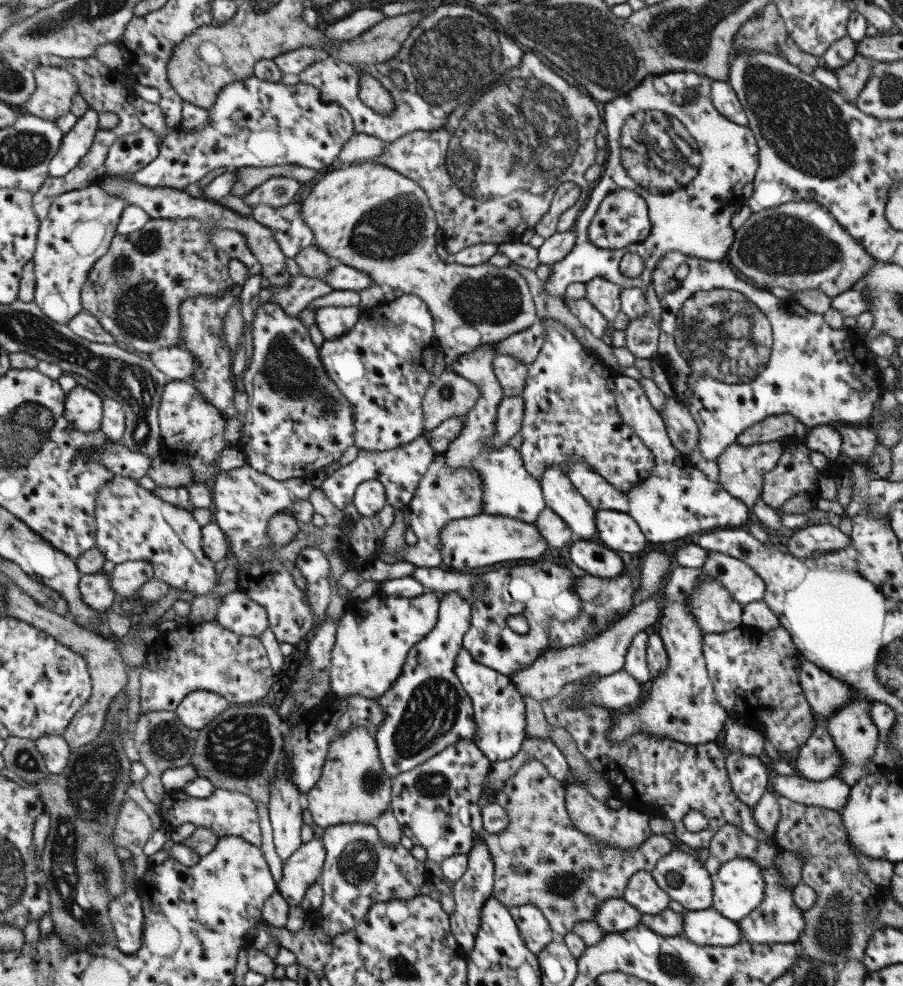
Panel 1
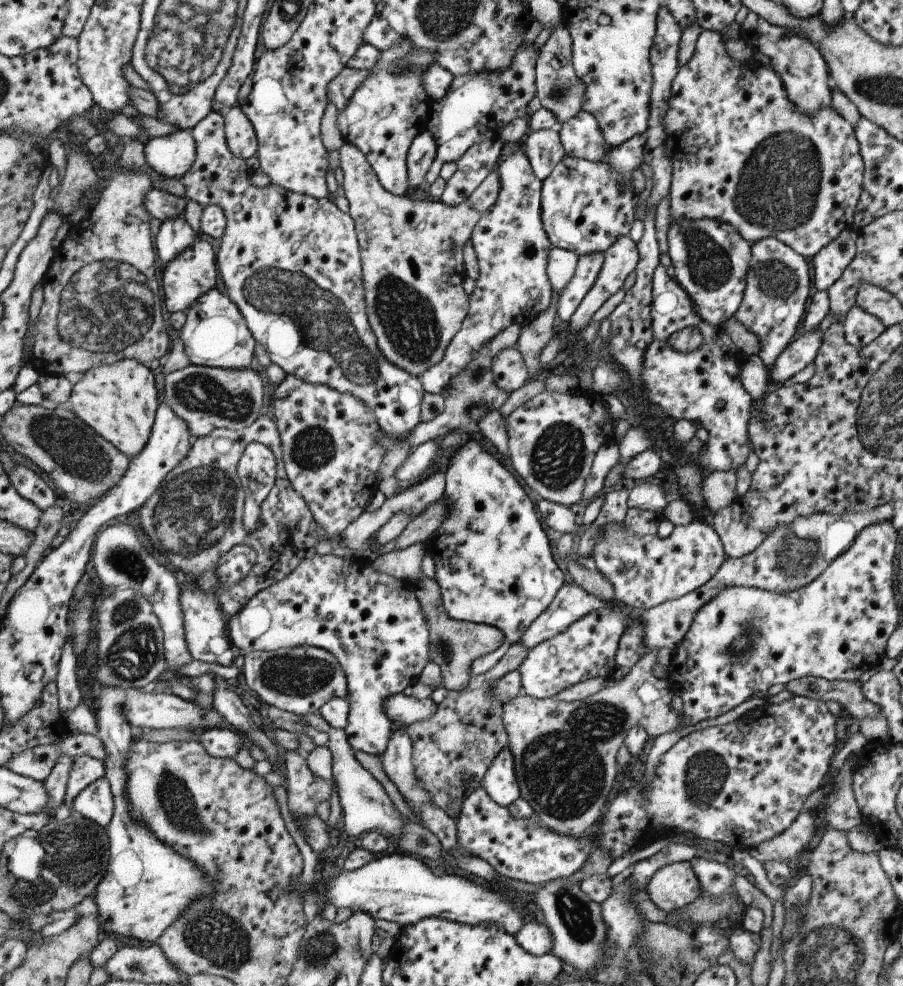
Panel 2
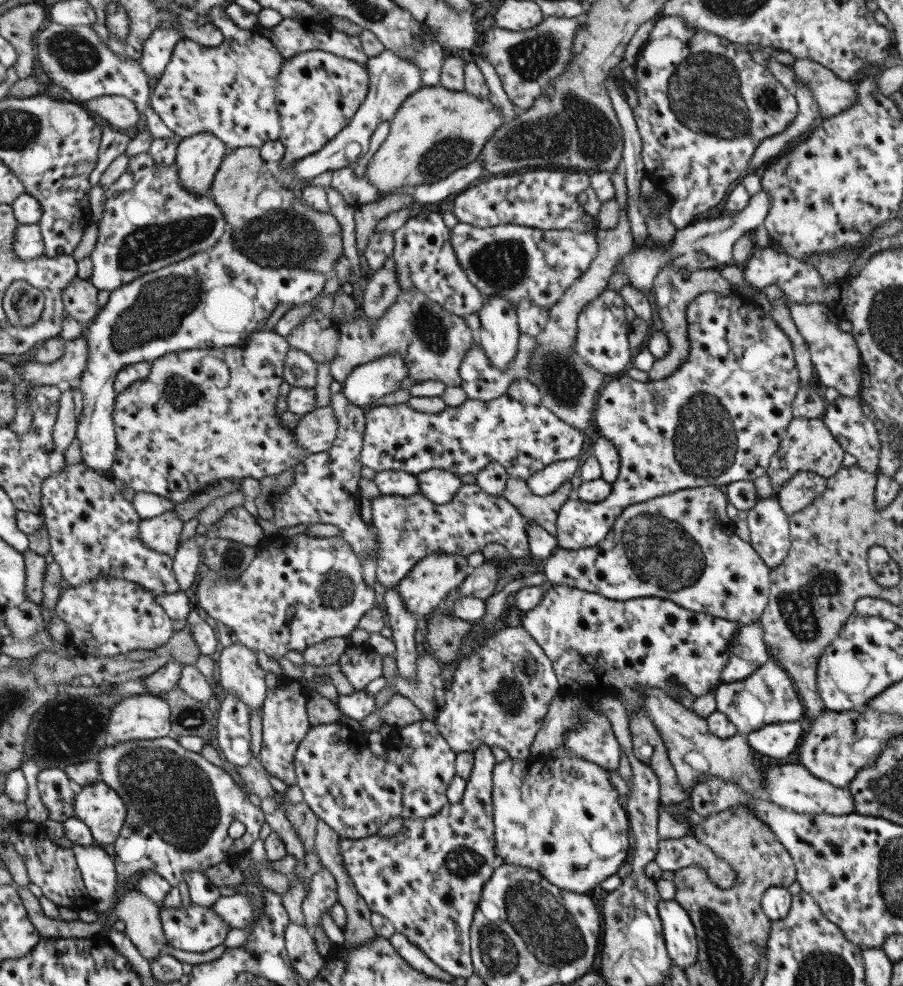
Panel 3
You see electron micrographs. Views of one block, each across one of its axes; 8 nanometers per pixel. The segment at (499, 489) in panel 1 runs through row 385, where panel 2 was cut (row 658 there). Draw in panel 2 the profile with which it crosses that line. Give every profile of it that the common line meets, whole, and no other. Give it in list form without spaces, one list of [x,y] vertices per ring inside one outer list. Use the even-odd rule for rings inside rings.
[[[464,438],[459,450],[451,458],[444,472],[443,500],[447,514],[437,532],[429,534],[423,544],[424,551],[433,560],[433,580],[438,584],[443,610],[449,618],[475,624],[486,624],[503,634],[503,642],[493,651],[473,659],[473,675],[487,672],[507,649],[521,638],[525,629],[550,604],[564,583],[563,574],[551,557],[549,540],[541,520],[523,488],[515,478],[474,438]]]

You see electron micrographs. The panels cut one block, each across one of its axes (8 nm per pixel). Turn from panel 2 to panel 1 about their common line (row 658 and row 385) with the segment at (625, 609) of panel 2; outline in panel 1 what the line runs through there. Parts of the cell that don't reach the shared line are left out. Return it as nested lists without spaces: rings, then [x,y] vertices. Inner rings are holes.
[[[549,317],[538,320],[542,324],[543,342],[528,366],[520,394],[523,418],[517,433],[522,438],[518,451],[523,468],[539,480],[547,467],[559,466],[564,472],[571,461],[581,461],[592,466],[611,488],[619,489],[619,492],[637,487],[640,480],[649,476],[654,458],[650,449],[619,418],[613,393],[617,373],[603,364],[595,352],[581,345],[559,321]]]

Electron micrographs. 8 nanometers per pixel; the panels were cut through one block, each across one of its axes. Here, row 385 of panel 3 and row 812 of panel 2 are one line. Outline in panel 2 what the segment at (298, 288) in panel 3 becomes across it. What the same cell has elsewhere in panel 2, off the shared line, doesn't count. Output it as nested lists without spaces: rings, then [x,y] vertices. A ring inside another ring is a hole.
[[[103,776],[88,784],[70,802],[71,811],[106,828],[112,816],[110,786]]]

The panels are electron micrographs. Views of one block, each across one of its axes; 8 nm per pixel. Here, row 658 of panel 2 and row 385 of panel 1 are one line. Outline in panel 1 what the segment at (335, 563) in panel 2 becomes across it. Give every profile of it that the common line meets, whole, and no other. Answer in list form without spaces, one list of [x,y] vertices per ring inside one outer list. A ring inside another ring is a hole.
[[[402,294],[393,301],[382,302],[361,311],[357,322],[341,336],[324,340],[318,357],[329,379],[346,398],[352,410],[354,446],[364,451],[384,451],[398,444],[408,443],[425,432],[422,425],[421,401],[432,380],[435,350],[439,350],[433,336],[432,316],[417,296]]]

